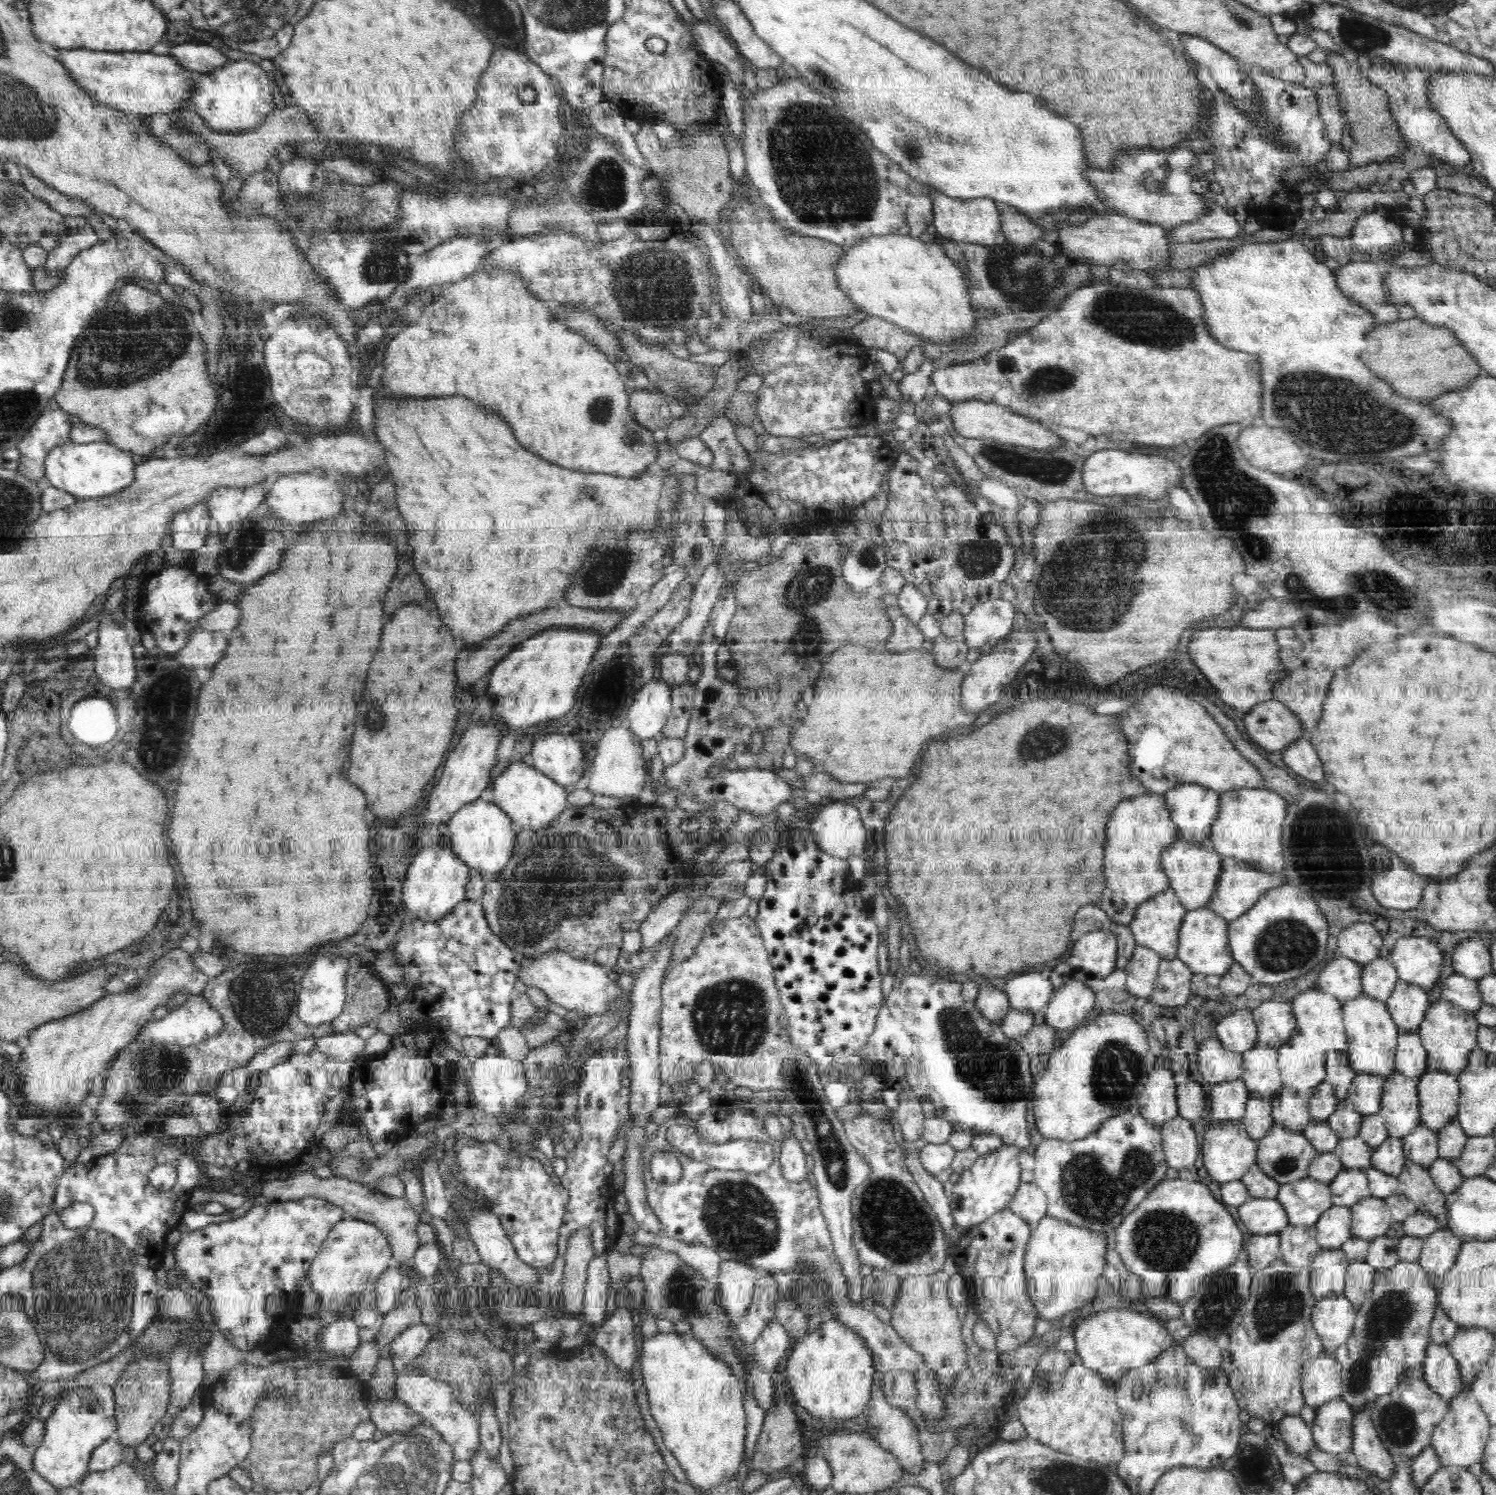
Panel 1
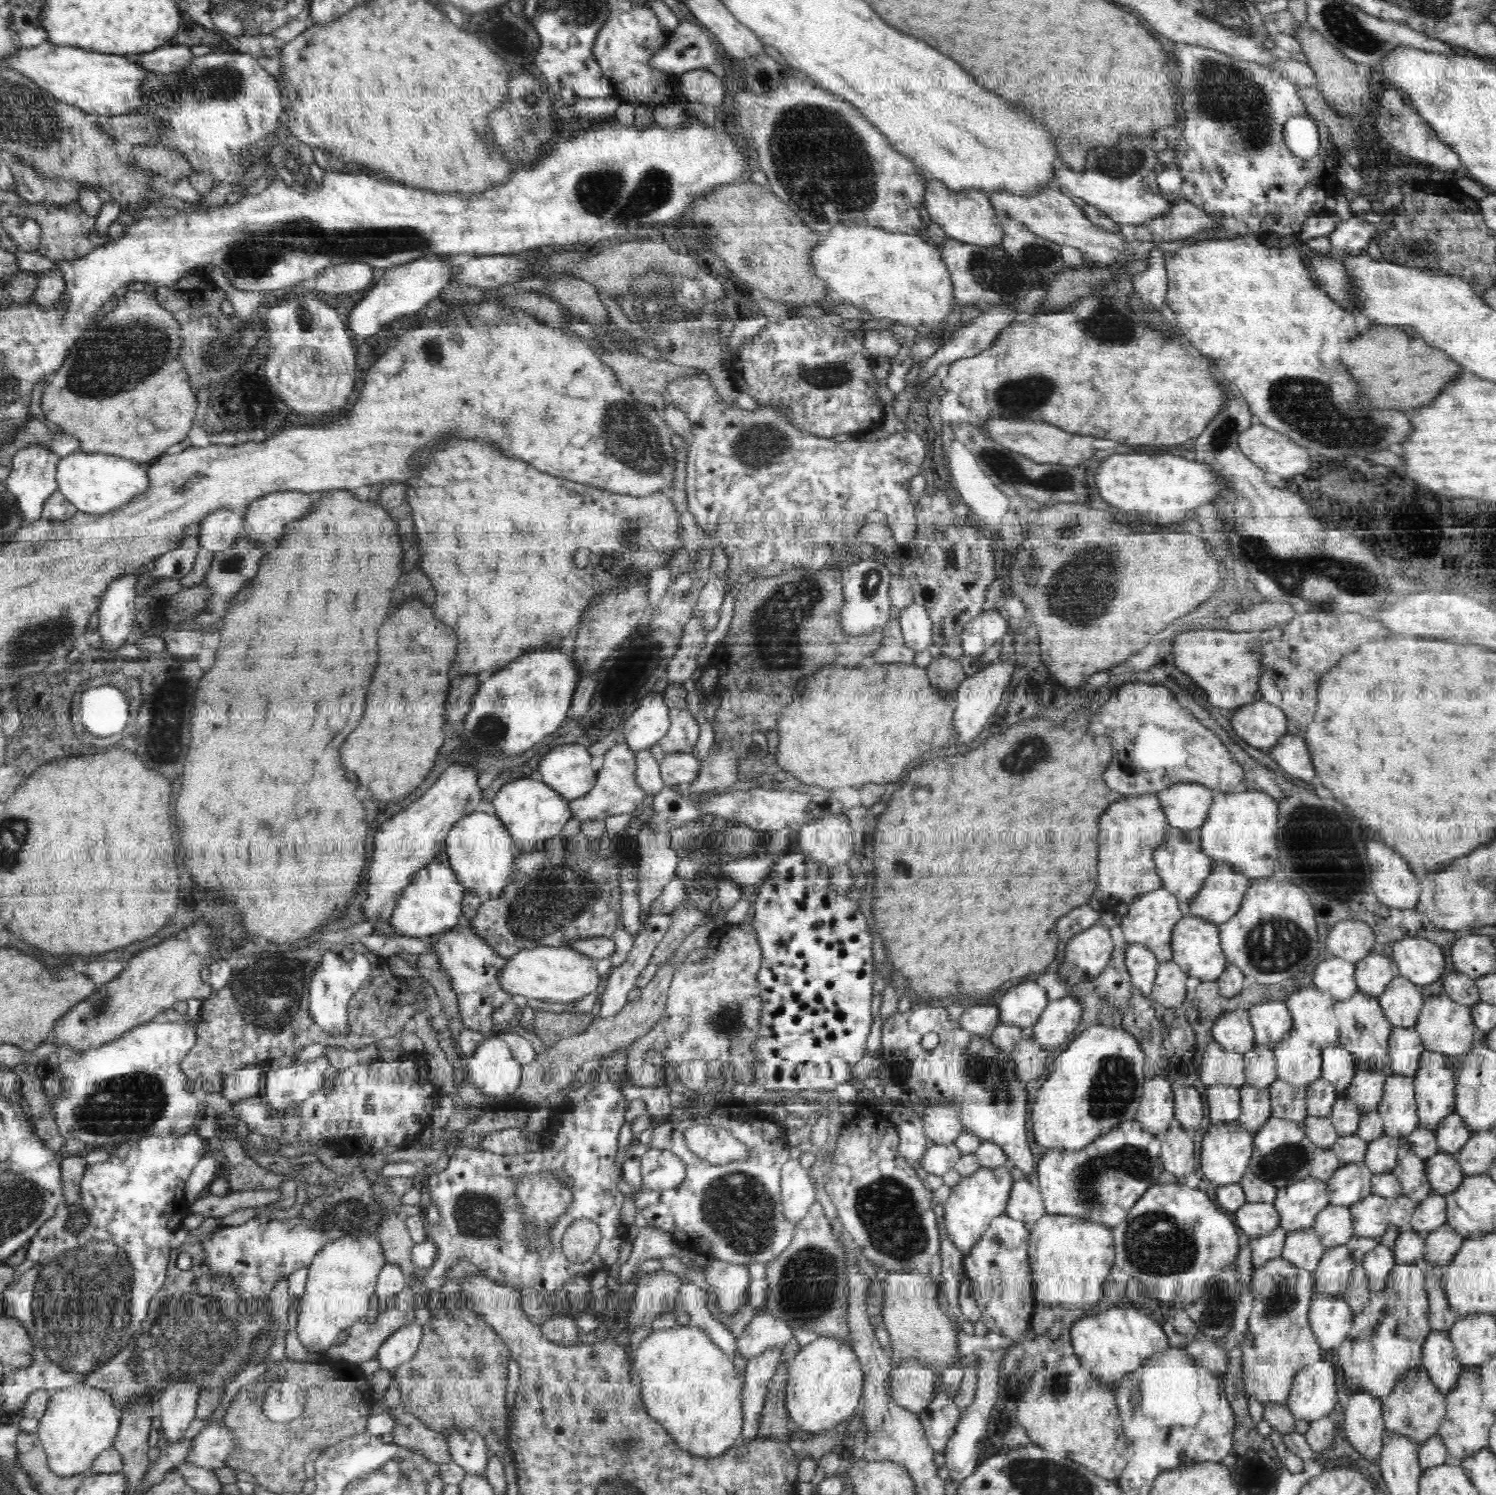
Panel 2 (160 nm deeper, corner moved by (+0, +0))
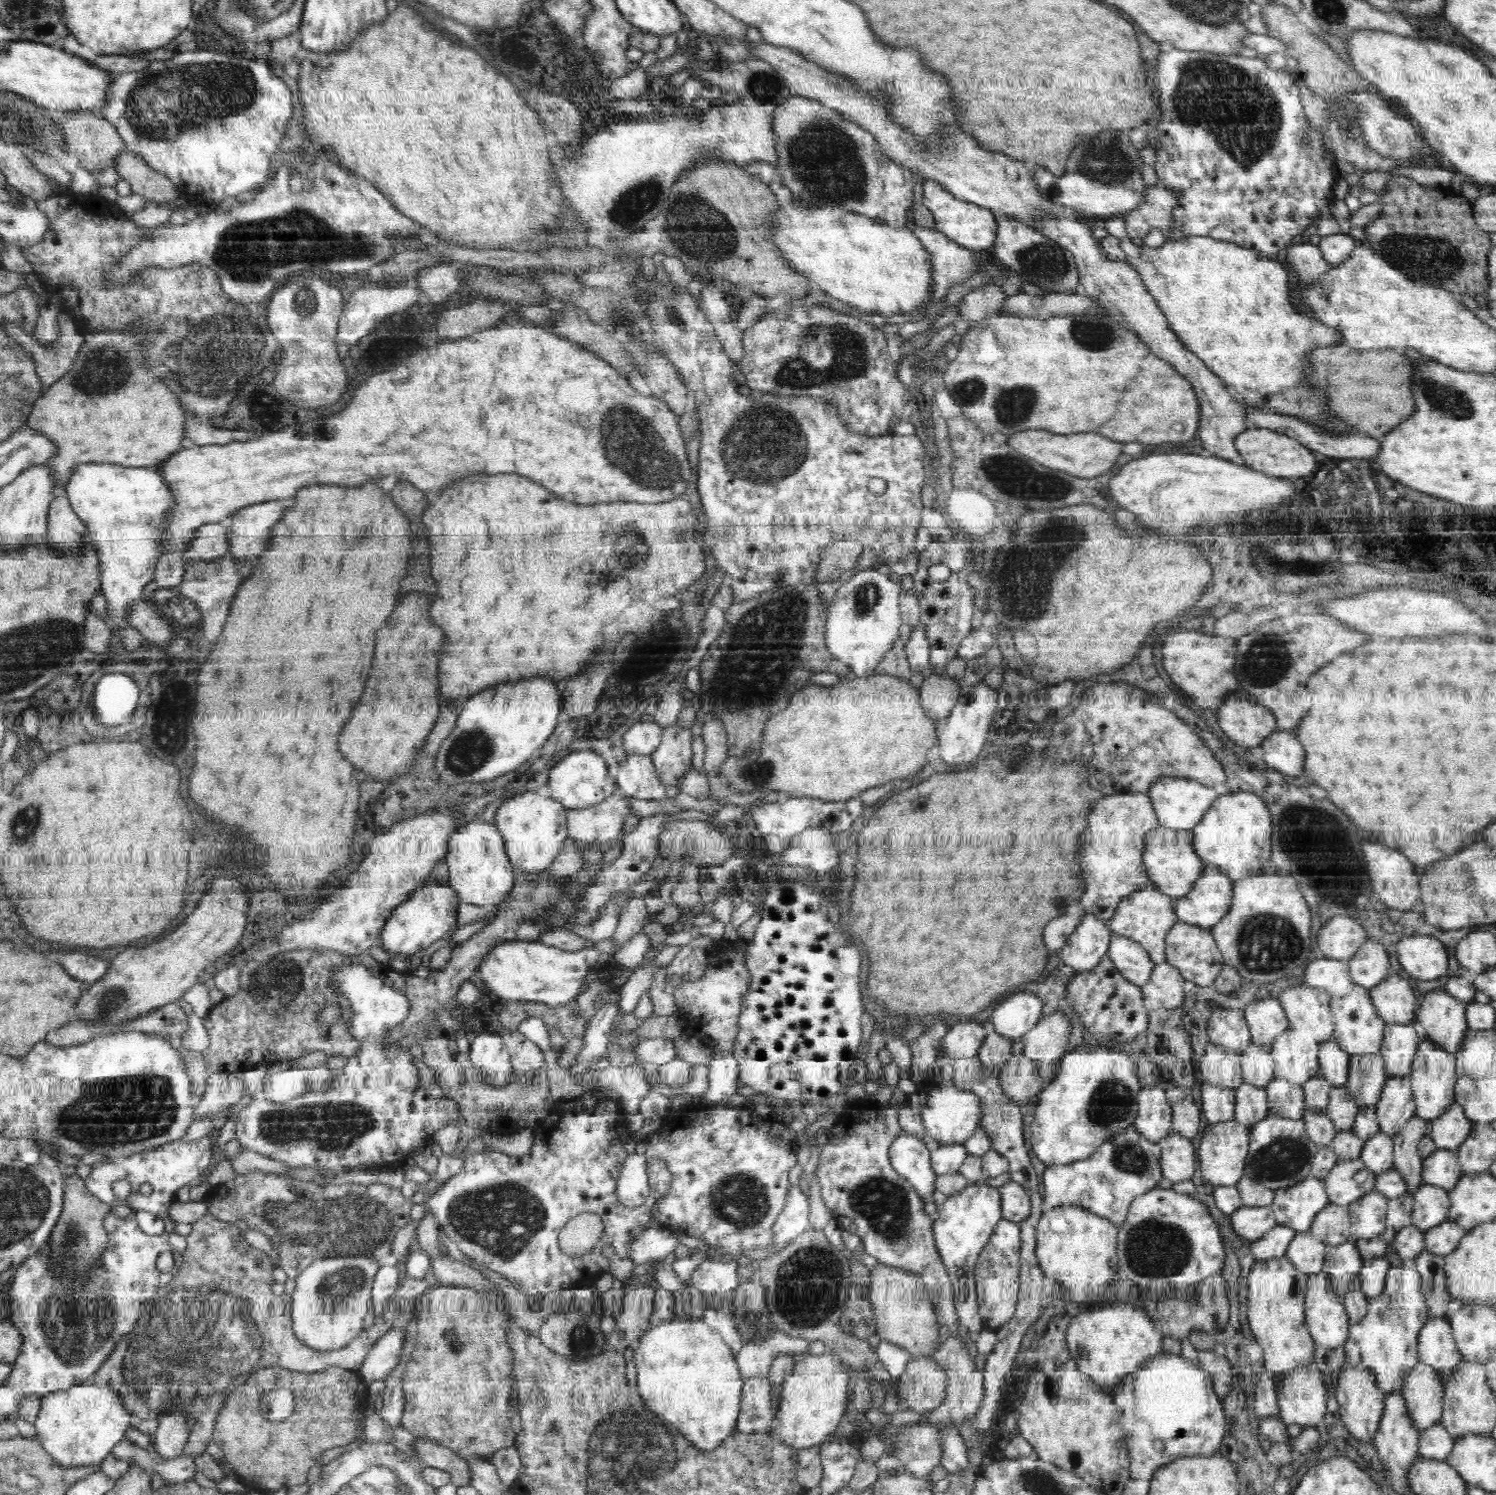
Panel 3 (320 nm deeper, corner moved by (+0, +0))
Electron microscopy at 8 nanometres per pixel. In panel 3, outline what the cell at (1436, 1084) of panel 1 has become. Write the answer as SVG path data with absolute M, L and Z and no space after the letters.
M1426 1040L1420 1042L1414 1056L1411 1070L1411 1089L1416 1106L1415 1117L1425 1121L1438 1119L1450 1105L1455 1103L1455 1054L1446 1052L1434 1043Z

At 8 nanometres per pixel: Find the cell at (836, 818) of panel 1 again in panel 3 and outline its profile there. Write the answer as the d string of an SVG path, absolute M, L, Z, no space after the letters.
M808 828L794 836L789 844L789 848L780 854L776 859L778 865L801 866L812 868L817 872L818 879L824 876L829 870L836 870L839 863L839 851L834 848L836 833L828 832L823 828Z

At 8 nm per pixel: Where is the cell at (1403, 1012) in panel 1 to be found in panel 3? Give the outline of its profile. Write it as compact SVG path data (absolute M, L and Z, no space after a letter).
M1396 973L1369 989L1378 1016L1390 1024L1410 1024L1417 1003L1412 986L1411 979L1406 980Z

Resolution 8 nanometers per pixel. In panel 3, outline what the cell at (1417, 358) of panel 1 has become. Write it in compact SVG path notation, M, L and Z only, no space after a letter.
M1342 344L1330 345L1314 350L1310 354L1310 364L1314 364L1314 376L1310 376L1310 384L1314 388L1326 388L1326 396L1330 396L1330 412L1338 416L1338 420L1346 420L1354 428L1354 432L1378 438L1388 432L1406 416L1410 416L1416 407L1410 396L1410 378L1413 365L1404 356L1404 350L1340 350Z

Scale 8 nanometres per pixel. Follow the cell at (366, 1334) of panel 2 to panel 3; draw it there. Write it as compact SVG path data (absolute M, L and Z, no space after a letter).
M206 1214L196 1222L192 1223L192 1230L186 1238L187 1246L184 1252L181 1252L180 1254L180 1256L182 1256L182 1264L180 1264L176 1276L174 1276L169 1284L166 1284L166 1286L159 1289L157 1292L158 1296L155 1296L153 1299L144 1303L144 1306L141 1308L141 1319L138 1320L137 1327L134 1328L132 1334L124 1336L124 1338L116 1344L116 1348L108 1355L105 1362L101 1364L101 1367L97 1371L95 1381L93 1381L94 1385L98 1385L98 1387L106 1387L116 1391L118 1398L122 1399L122 1407L126 1409L126 1412L131 1415L136 1414L144 1420L152 1420L152 1418L158 1419L161 1414L166 1414L168 1410L172 1409L182 1410L182 1413L186 1416L189 1414L195 1415L196 1423L189 1432L188 1442L186 1442L184 1452L182 1452L182 1454L186 1456L196 1456L206 1452L207 1444L210 1442L210 1439L212 1439L213 1428L217 1416L219 1415L219 1412L222 1412L222 1407L226 1404L226 1397L230 1393L234 1394L235 1390L240 1385L251 1380L252 1374L257 1369L268 1368L273 1371L274 1368L279 1367L286 1368L290 1371L310 1374L312 1372L318 1372L323 1368L336 1365L348 1371L358 1372L362 1362L364 1362L364 1359L366 1358L367 1352L370 1350L370 1347L385 1332L388 1332L393 1328L393 1322L396 1318L390 1307L386 1307L385 1311L376 1318L374 1327L362 1330L356 1338L352 1339L352 1342L350 1342L348 1346L344 1346L340 1348L340 1350L328 1350L328 1352L314 1350L309 1346L306 1346L304 1343L301 1343L300 1340L296 1338L294 1331L292 1331L291 1295L287 1293L283 1293L282 1295L272 1293L272 1288L275 1286L275 1283L273 1282L274 1277L272 1277L274 1265L270 1261L270 1257L266 1252L256 1249L247 1243L242 1231L236 1227L235 1224L218 1220L217 1217L212 1216L211 1214Z

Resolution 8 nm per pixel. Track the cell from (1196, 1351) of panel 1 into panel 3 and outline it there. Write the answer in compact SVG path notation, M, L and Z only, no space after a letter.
M1198 1350L1196 1363L1210 1373L1213 1387L1219 1400L1225 1400L1232 1388L1232 1367L1230 1361L1214 1351Z

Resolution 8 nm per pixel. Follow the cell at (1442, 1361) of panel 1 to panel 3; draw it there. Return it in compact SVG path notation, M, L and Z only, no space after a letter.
M1432 1314L1419 1332L1417 1353L1419 1362L1434 1368L1442 1379L1448 1378L1454 1368L1463 1362L1449 1320Z

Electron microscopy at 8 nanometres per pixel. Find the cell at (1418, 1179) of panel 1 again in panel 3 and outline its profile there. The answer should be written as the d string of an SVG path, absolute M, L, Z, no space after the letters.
M1414 1117L1393 1136L1395 1160L1393 1168L1409 1185L1408 1194L1412 1194L1414 1190L1423 1185L1424 1158L1418 1152L1418 1141L1425 1135L1428 1136L1428 1126L1428 1121Z

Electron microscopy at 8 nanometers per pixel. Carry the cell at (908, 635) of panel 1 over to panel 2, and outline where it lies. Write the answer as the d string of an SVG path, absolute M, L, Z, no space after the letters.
M899 620L887 622L881 645L871 654L879 664L913 664L915 650L905 643Z

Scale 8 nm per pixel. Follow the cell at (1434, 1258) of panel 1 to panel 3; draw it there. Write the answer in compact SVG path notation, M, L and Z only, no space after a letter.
M1446 1220L1424 1233L1425 1250L1435 1255L1446 1256L1458 1246L1467 1230L1454 1221Z

